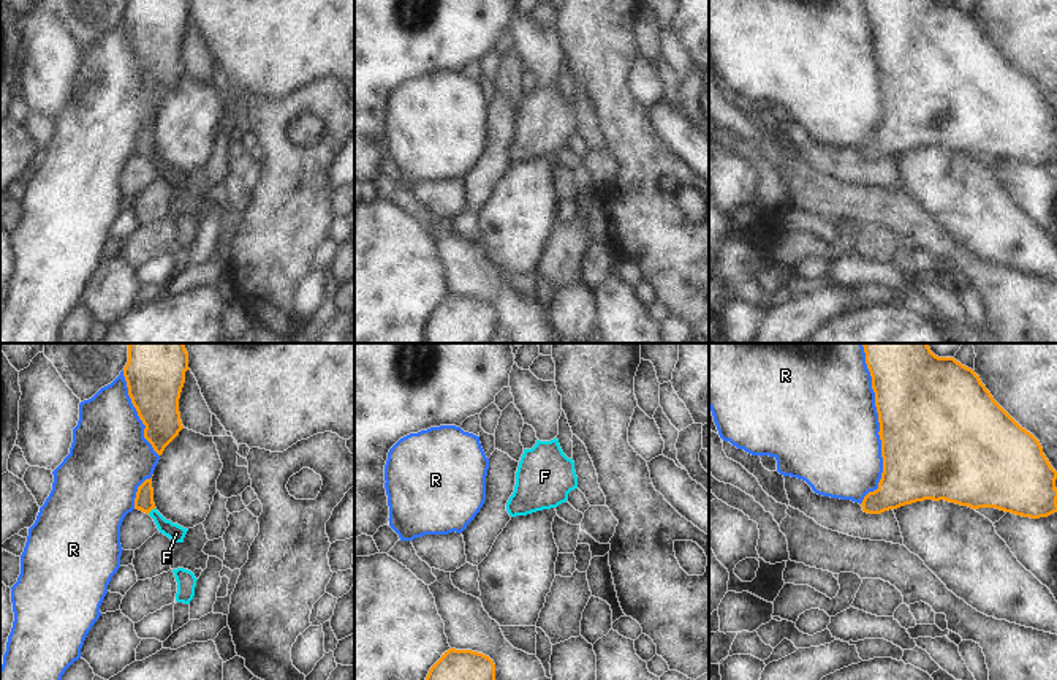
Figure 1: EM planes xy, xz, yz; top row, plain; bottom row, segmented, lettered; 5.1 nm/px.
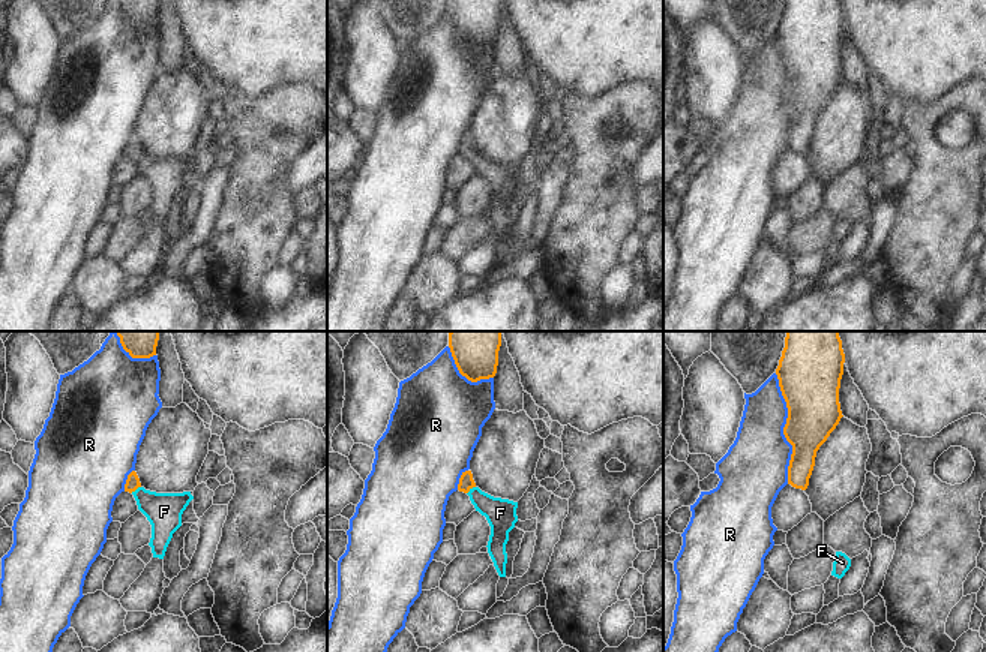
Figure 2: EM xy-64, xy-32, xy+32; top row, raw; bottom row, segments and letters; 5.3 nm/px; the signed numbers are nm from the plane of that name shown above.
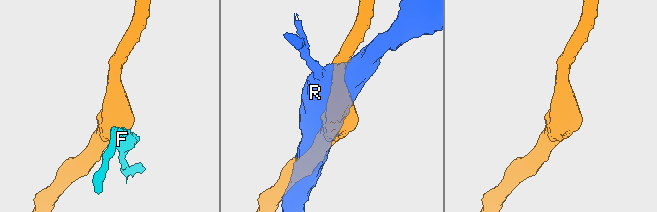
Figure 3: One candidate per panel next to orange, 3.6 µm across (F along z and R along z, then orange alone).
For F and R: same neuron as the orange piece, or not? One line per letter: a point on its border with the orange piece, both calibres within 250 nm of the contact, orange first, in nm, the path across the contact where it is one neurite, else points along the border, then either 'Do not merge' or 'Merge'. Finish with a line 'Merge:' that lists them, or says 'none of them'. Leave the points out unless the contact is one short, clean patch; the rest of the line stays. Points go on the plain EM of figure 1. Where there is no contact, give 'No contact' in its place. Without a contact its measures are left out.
F: Touches orange at xy (151, 155). Thickness 100 nm (orange) against 90 nm. Path across: xy (144, 143), (144, 149), (151, 155), (176, 179). Merge
R: Touches orange at yz (880, 76). Thickness 500 nm (orange) against 480 nm. Do not merge
Merge: F.

